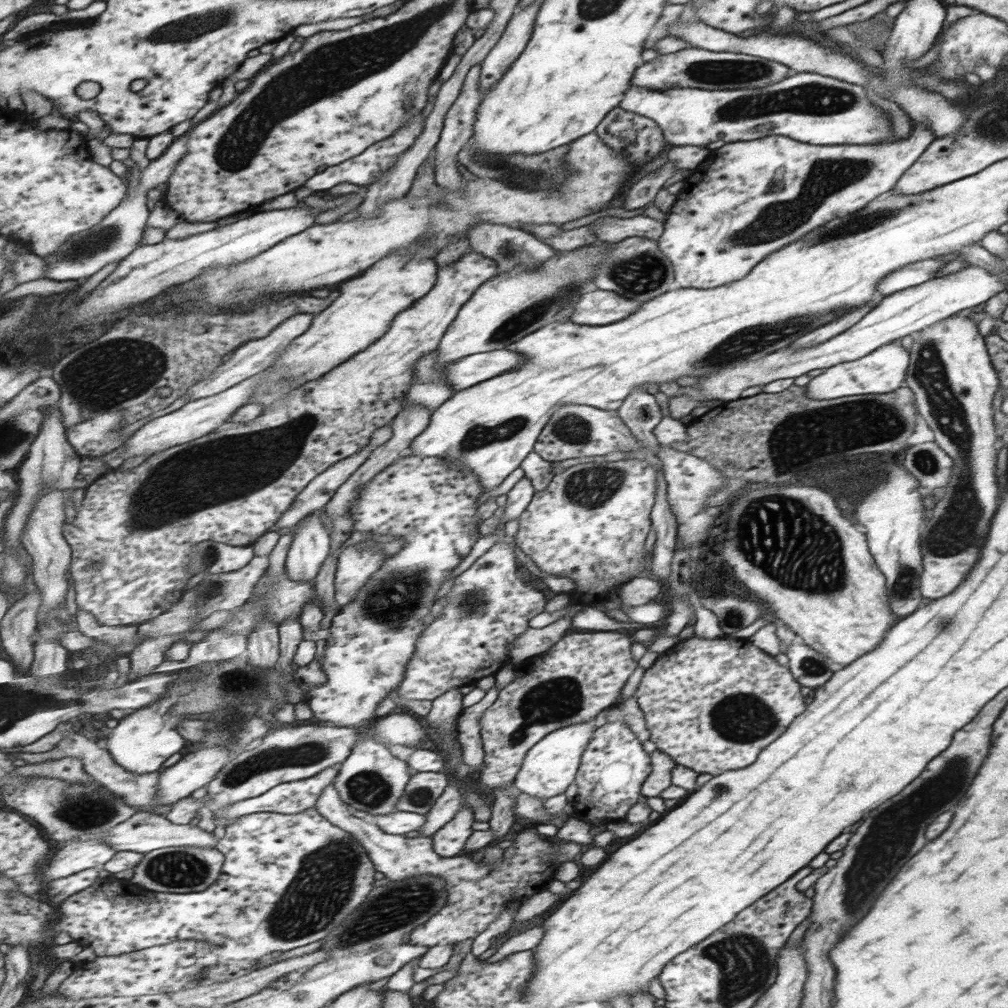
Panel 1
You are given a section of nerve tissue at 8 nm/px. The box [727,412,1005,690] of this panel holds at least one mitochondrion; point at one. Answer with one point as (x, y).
(824, 556)

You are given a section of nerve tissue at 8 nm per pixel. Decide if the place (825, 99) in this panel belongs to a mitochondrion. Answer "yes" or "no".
yes

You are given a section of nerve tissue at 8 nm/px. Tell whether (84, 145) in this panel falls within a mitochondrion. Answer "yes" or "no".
no

